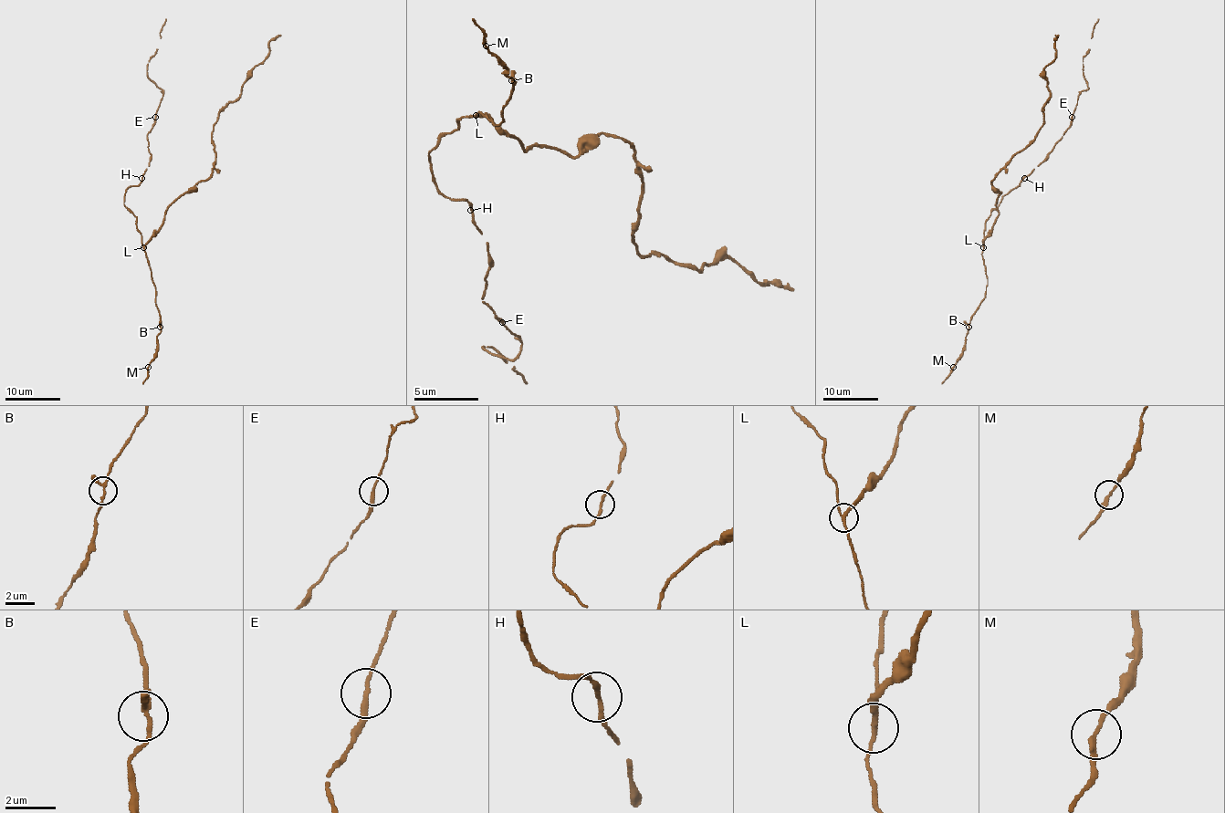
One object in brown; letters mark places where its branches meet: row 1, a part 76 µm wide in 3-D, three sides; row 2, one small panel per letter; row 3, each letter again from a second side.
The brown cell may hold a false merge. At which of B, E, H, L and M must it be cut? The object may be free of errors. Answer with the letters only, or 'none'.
L

